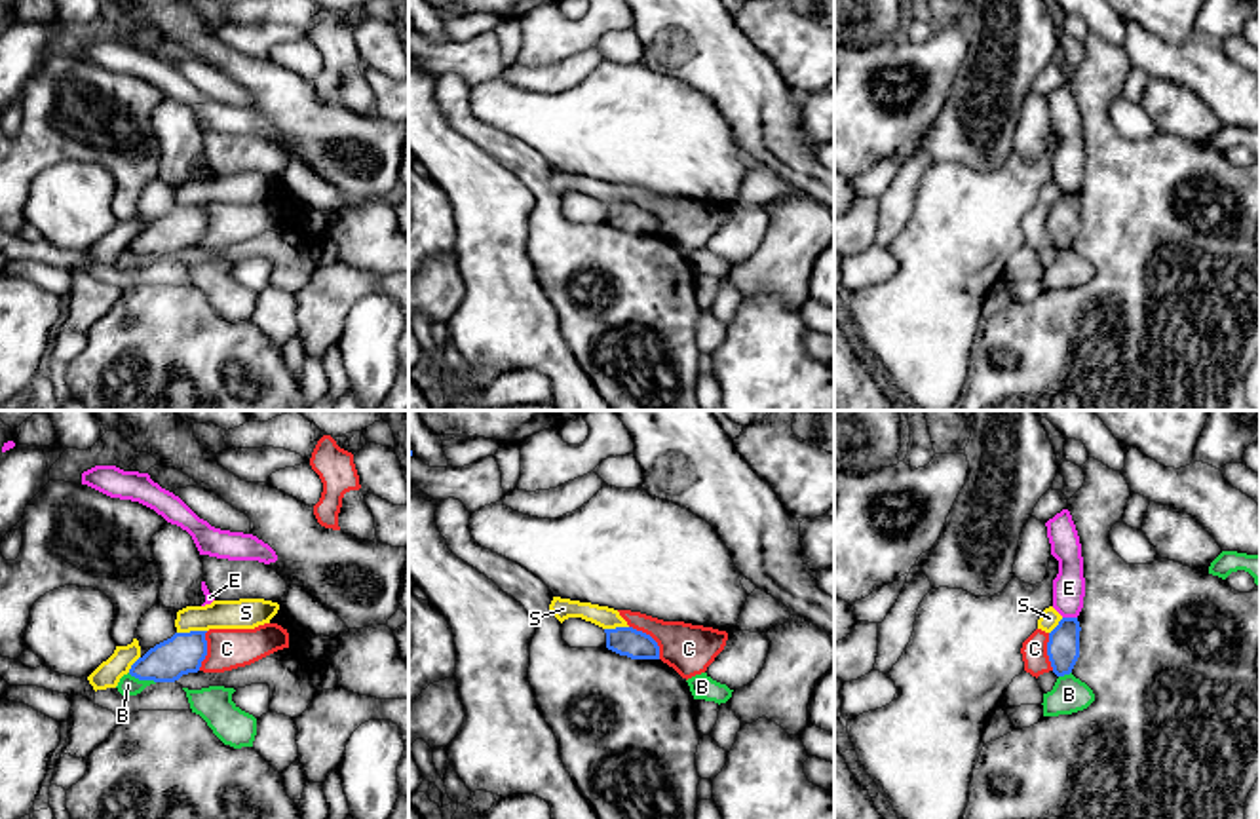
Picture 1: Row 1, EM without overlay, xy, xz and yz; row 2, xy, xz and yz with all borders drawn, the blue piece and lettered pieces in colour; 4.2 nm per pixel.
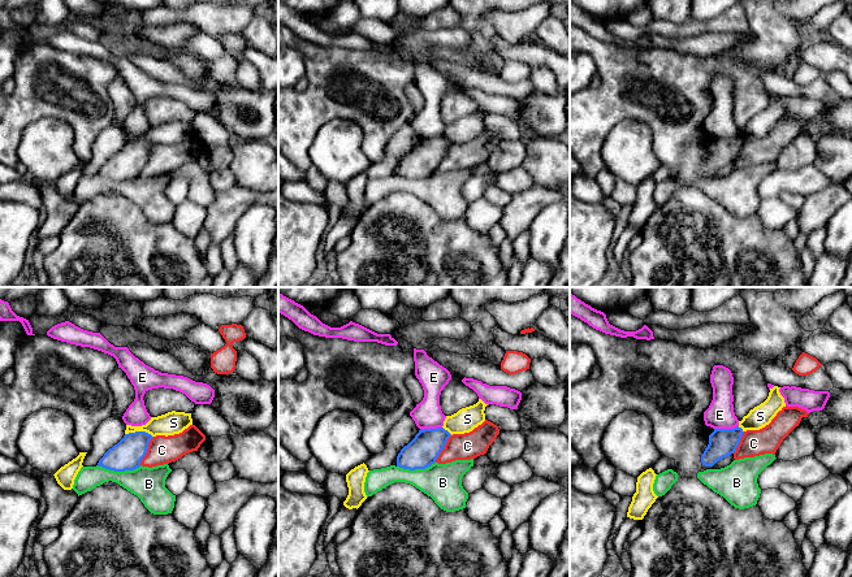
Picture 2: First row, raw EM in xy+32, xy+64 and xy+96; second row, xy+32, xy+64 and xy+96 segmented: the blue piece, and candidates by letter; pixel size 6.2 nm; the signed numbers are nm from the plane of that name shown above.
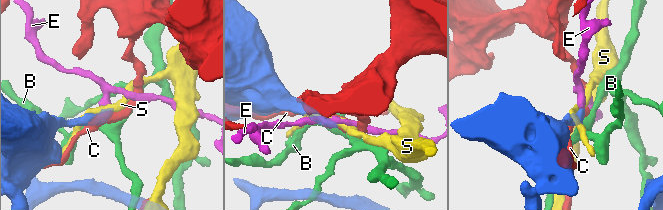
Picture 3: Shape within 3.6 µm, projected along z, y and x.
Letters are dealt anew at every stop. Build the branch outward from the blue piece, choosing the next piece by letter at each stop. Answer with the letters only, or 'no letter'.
no letter

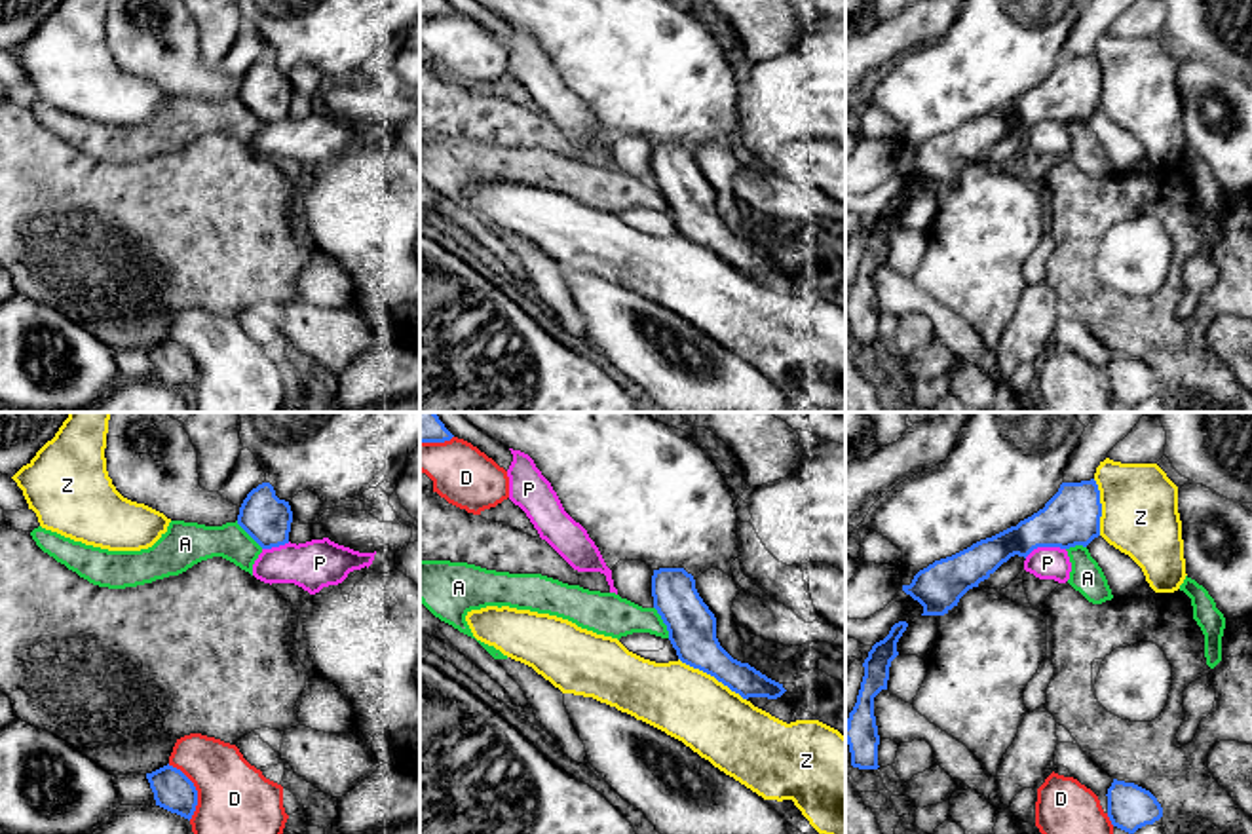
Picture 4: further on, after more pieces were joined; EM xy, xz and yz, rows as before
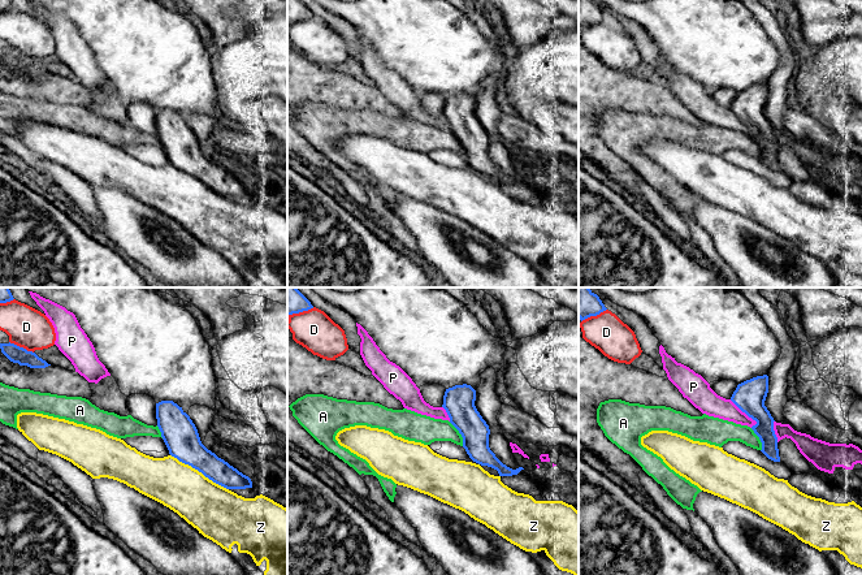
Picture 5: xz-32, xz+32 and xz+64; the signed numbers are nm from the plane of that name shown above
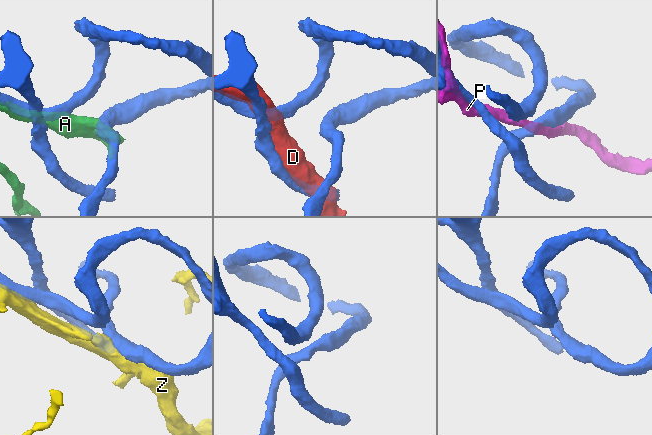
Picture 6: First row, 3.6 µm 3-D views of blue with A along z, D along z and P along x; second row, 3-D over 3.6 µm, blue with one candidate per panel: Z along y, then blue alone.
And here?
no letter

